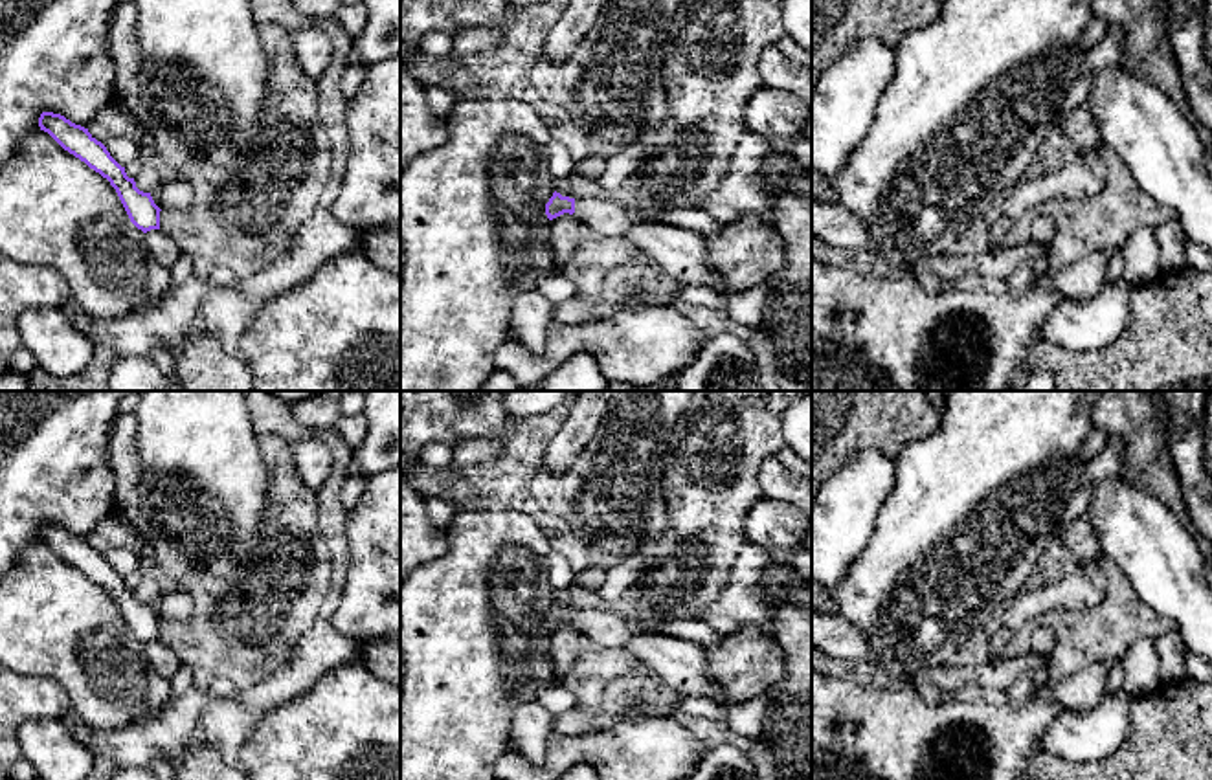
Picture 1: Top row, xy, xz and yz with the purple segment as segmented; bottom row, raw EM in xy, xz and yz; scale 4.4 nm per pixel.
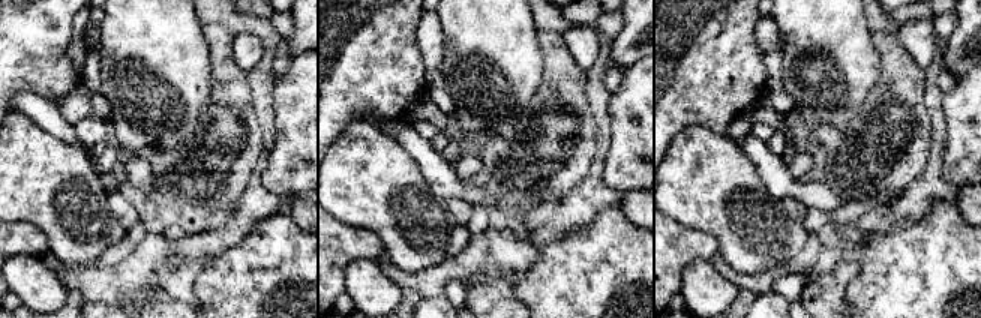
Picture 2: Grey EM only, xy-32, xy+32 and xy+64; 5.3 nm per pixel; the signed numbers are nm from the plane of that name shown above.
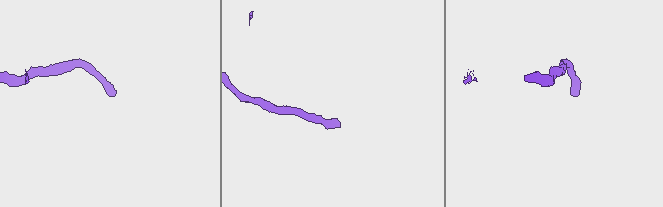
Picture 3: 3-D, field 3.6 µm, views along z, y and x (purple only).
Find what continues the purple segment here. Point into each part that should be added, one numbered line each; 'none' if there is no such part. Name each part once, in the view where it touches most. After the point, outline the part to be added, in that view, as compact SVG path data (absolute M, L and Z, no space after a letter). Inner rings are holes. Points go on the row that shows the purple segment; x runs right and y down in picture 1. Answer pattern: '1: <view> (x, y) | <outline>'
1: xz (682, 254) | M575 198L575 218L591 235L623 237L652 259L667 284L707 286L725 301L729 318L749 329L762 327L762 314L771 283L747 290L731 290L709 266L705 237L685 228L637 218L604 198Z

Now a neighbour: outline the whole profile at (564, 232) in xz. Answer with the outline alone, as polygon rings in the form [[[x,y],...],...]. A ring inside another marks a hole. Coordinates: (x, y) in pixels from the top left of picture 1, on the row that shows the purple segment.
[[[564,213],[549,222],[545,242],[551,246],[553,257],[558,266],[566,266],[584,237],[582,224],[575,215]]]

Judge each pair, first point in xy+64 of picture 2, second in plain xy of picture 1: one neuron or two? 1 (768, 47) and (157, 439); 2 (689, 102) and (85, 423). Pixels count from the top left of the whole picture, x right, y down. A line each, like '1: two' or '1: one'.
1: two
2: one

